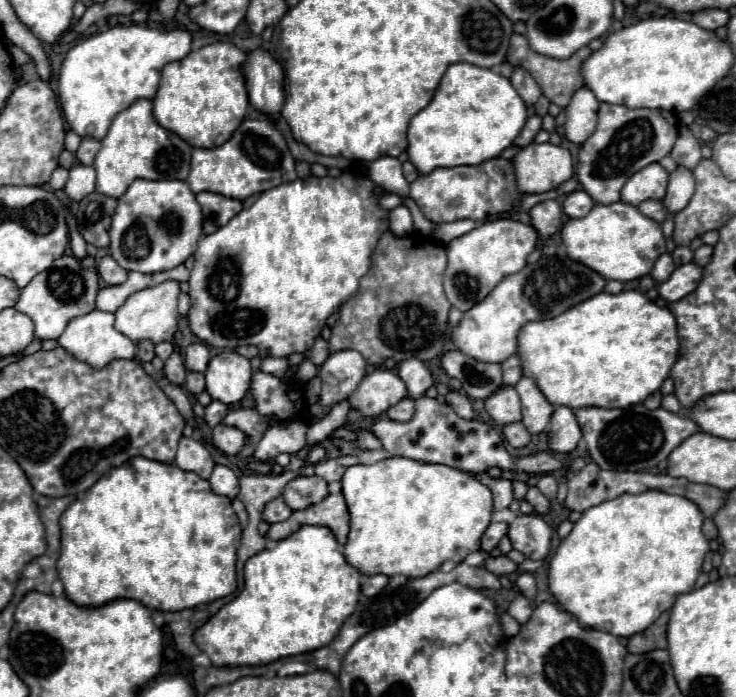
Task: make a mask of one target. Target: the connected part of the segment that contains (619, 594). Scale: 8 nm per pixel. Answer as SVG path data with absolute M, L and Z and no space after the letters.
M646 490L642 494L622 494L614 500L582 512L574 530L562 540L550 560L548 588L556 600L574 614L582 626L606 630L614 636L632 636L650 626L658 614L670 610L680 594L694 588L708 552L708 540L702 534L704 516L700 508L684 498L662 490Z

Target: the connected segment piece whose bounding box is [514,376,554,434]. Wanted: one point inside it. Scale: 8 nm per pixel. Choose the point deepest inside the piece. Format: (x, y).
(535, 408)

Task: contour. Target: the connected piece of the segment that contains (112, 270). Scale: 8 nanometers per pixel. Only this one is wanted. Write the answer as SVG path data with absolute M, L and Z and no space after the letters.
M104 256L102 260L100 260L100 264L98 264L98 274L100 274L100 280L104 282L104 284L124 284L126 282L126 278L128 278L128 272L126 270L122 270L116 262L114 262L114 258L110 258L110 256Z

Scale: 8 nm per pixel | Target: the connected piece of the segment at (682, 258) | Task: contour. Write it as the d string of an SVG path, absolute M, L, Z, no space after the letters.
M676 246L676 250L672 252L672 258L674 258L676 266L688 264L692 260L692 256L694 256L694 252L690 250L690 246Z

